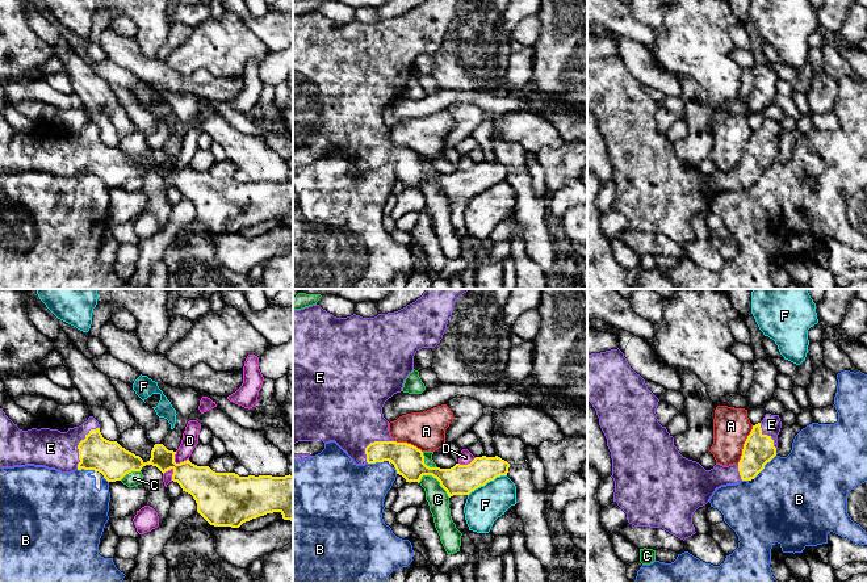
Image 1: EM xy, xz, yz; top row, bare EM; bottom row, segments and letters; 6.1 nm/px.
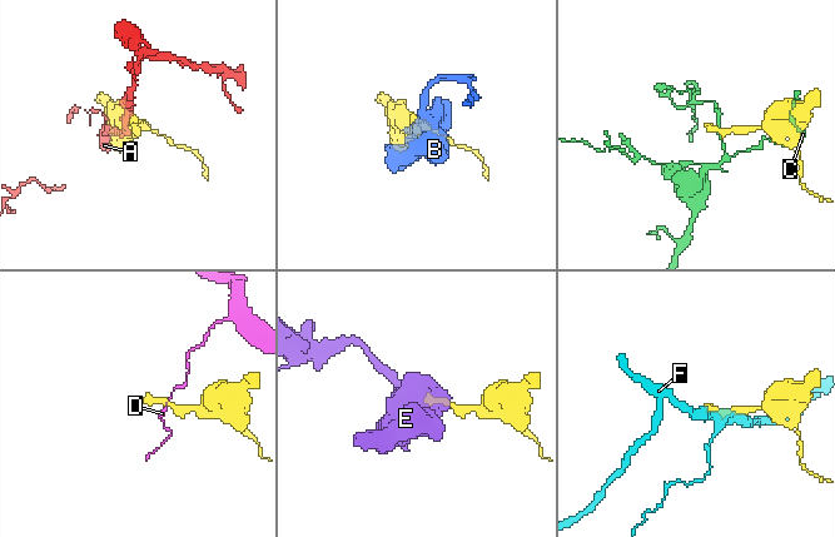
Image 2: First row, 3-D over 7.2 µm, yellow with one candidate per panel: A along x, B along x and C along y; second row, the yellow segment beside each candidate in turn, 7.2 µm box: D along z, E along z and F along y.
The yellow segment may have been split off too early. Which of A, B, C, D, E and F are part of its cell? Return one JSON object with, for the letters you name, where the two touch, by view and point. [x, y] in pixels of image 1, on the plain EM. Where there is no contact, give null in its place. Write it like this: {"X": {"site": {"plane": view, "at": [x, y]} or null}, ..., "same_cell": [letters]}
{"E": {"site": {"plane": "xy", "at": [78, 151]}}, "same_cell": ["E"]}

